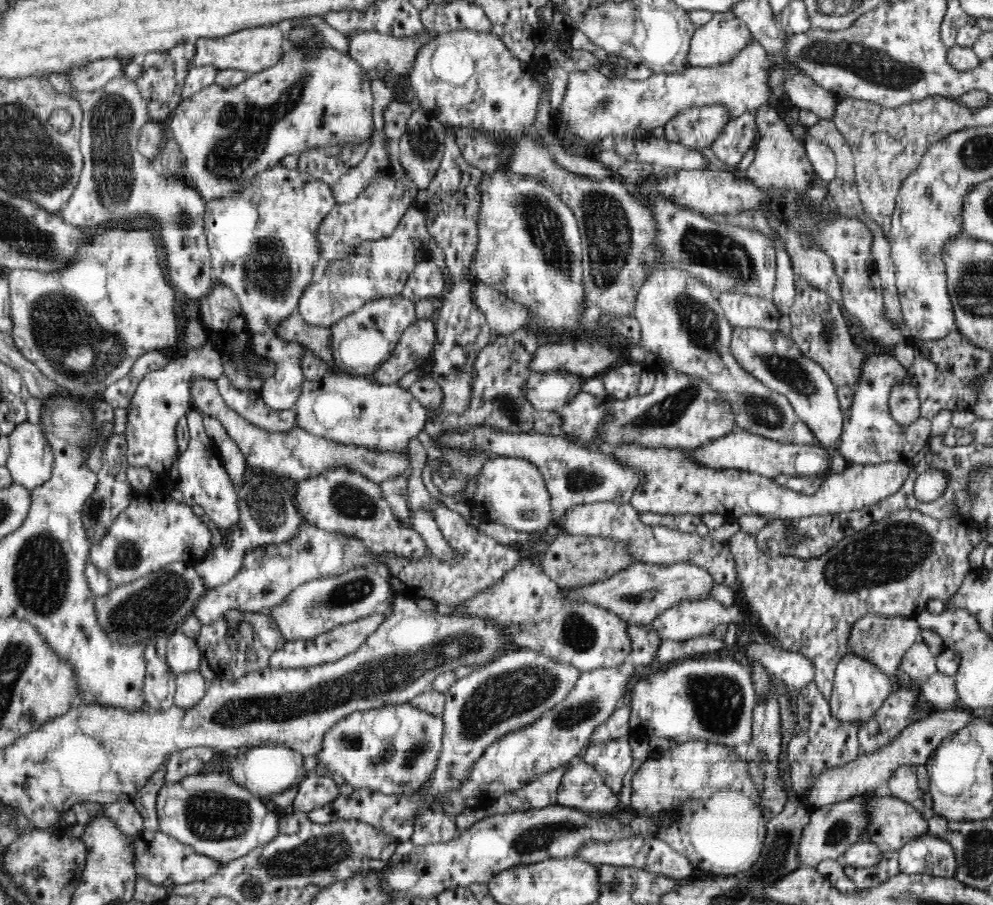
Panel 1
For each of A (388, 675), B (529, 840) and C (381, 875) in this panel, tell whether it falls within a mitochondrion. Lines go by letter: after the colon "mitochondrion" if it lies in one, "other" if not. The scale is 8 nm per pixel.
A: mitochondrion
B: mitochondrion
C: other

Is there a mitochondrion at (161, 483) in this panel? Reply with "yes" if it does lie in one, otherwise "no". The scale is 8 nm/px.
no

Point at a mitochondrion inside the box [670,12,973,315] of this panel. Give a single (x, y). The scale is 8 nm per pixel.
(877, 67)

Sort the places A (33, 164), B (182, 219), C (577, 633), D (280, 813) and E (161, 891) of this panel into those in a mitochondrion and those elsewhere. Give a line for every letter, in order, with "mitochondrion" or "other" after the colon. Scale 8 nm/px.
A: mitochondrion
B: mitochondrion
C: mitochondrion
D: other
E: other

